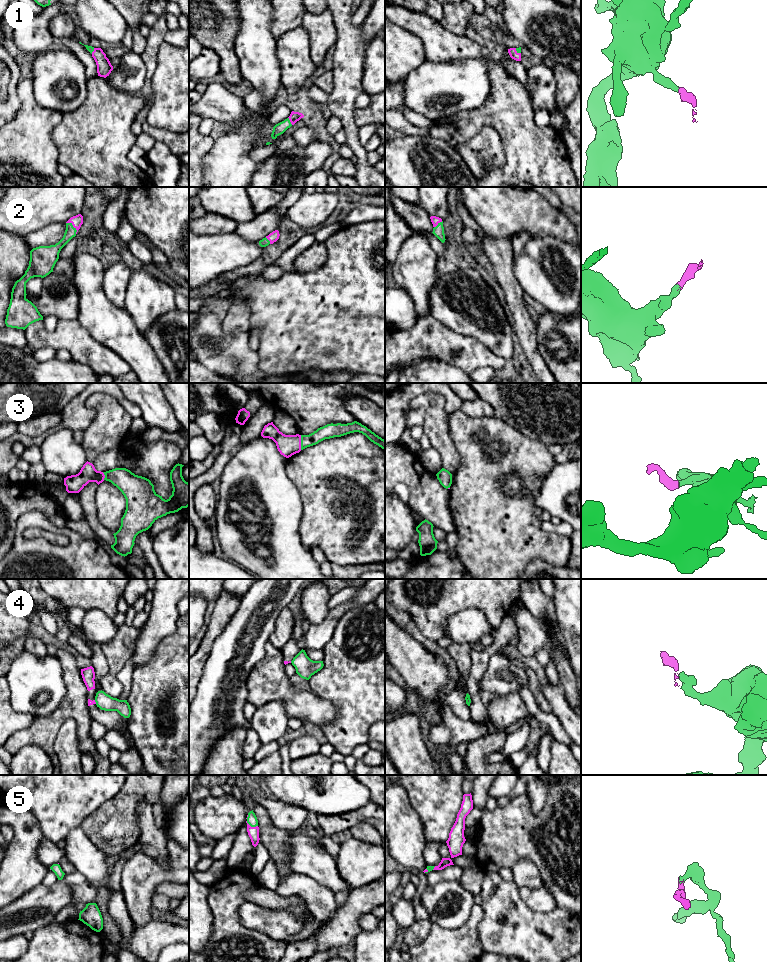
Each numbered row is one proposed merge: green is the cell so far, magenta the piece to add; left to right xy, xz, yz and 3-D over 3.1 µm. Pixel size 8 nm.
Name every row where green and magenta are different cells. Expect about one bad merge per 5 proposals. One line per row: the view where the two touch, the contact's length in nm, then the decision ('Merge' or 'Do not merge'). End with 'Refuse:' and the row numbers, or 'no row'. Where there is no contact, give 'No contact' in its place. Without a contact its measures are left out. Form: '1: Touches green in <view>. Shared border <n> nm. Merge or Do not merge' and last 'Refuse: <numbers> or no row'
1: Touches green in xz. Shared border 70 nm. Merge
2: Touches green in xy. Shared border 130 nm. Merge
3: Touches green in xz. Shared border 120 nm. Merge
4: Touches green in xy. Shared border 40 nm. Do not merge
5: Touches green in xz. Shared border 100 nm. Merge
Refuse: 4

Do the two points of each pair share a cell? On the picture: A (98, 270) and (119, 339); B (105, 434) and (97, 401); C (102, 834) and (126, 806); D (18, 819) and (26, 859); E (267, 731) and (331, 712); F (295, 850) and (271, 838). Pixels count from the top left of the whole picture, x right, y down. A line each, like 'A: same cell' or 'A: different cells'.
A: same cell
B: same cell
C: same cell
D: same cell
E: different cells
F: different cells

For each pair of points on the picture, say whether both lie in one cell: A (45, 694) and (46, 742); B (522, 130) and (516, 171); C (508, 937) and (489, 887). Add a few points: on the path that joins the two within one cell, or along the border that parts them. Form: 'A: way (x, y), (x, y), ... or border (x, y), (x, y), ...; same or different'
A: border (63, 700), (50, 714), (35, 716); different
B: way (522, 140), (522, 161); same
C: way (508, 925), (508, 916), (492, 899); same

